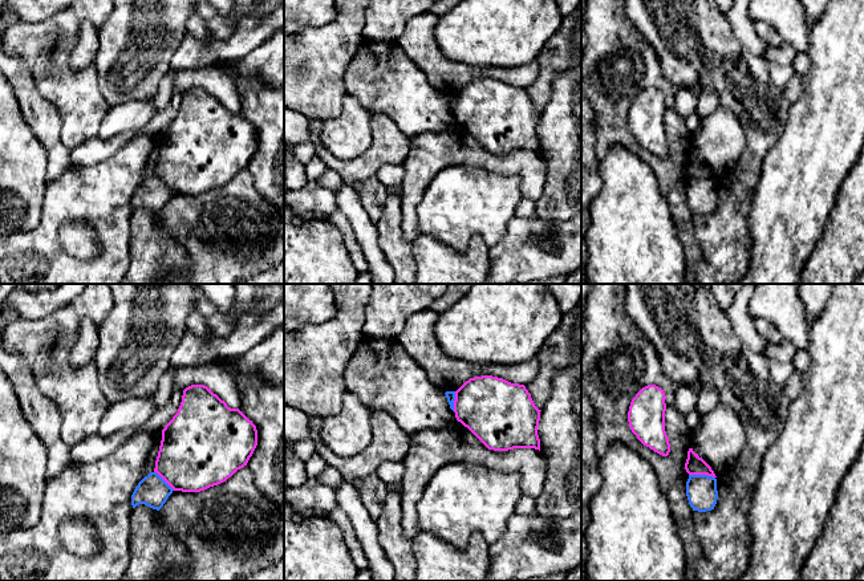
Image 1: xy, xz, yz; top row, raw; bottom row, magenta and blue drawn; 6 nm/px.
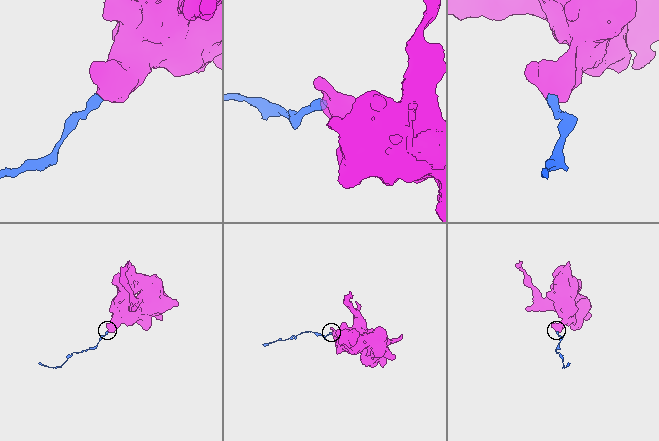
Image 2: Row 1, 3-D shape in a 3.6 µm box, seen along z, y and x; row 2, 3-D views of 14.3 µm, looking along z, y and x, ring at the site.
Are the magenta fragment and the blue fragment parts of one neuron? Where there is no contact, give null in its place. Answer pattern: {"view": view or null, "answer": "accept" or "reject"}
{"view": "yz", "answer": "reject"}

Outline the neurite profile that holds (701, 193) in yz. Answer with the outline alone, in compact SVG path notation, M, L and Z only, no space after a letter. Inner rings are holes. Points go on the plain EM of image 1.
M689 178L686 199L693 214L714 212L718 202L717 182L707 178Z

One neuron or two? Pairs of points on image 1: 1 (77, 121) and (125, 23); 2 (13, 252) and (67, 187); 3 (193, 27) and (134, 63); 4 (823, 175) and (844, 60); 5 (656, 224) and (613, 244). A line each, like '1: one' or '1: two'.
1: two
2: one
3: two
4: one
5: one

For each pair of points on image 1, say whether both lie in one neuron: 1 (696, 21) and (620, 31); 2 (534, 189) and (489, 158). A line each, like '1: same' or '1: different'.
1: different
2: same

